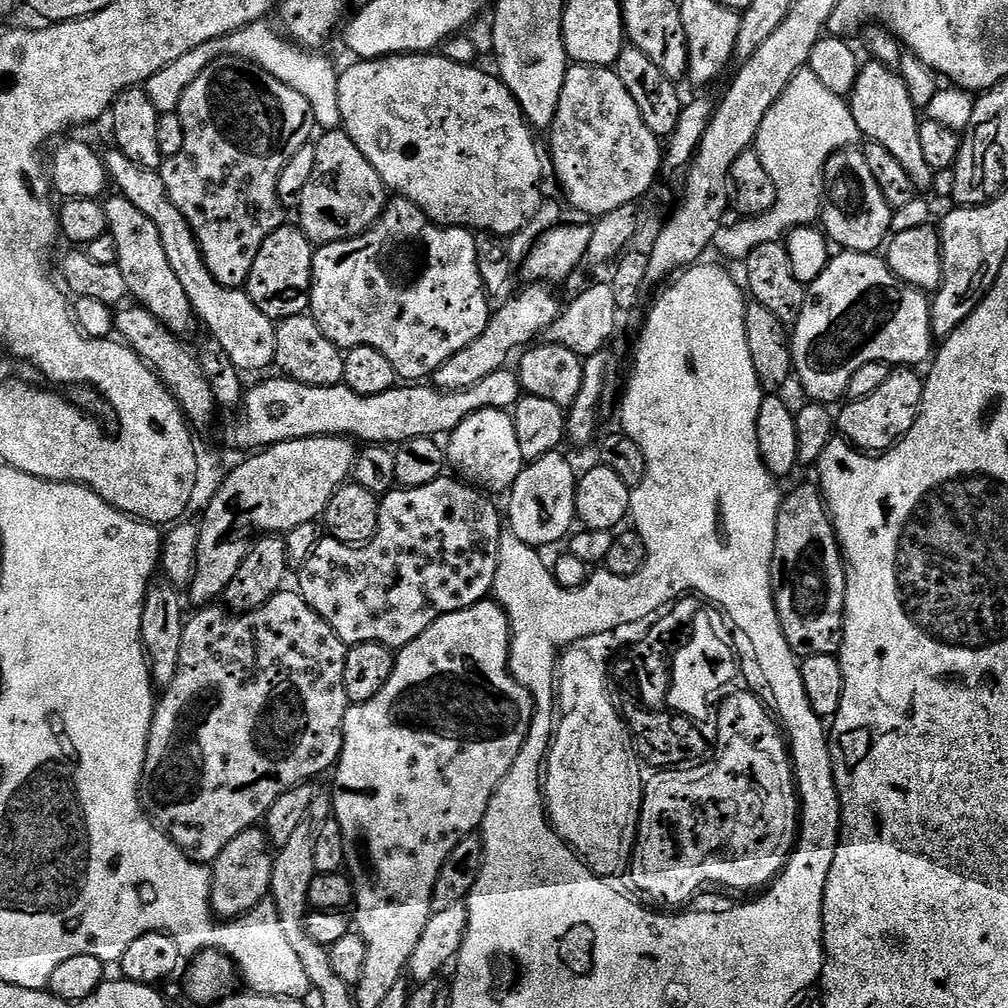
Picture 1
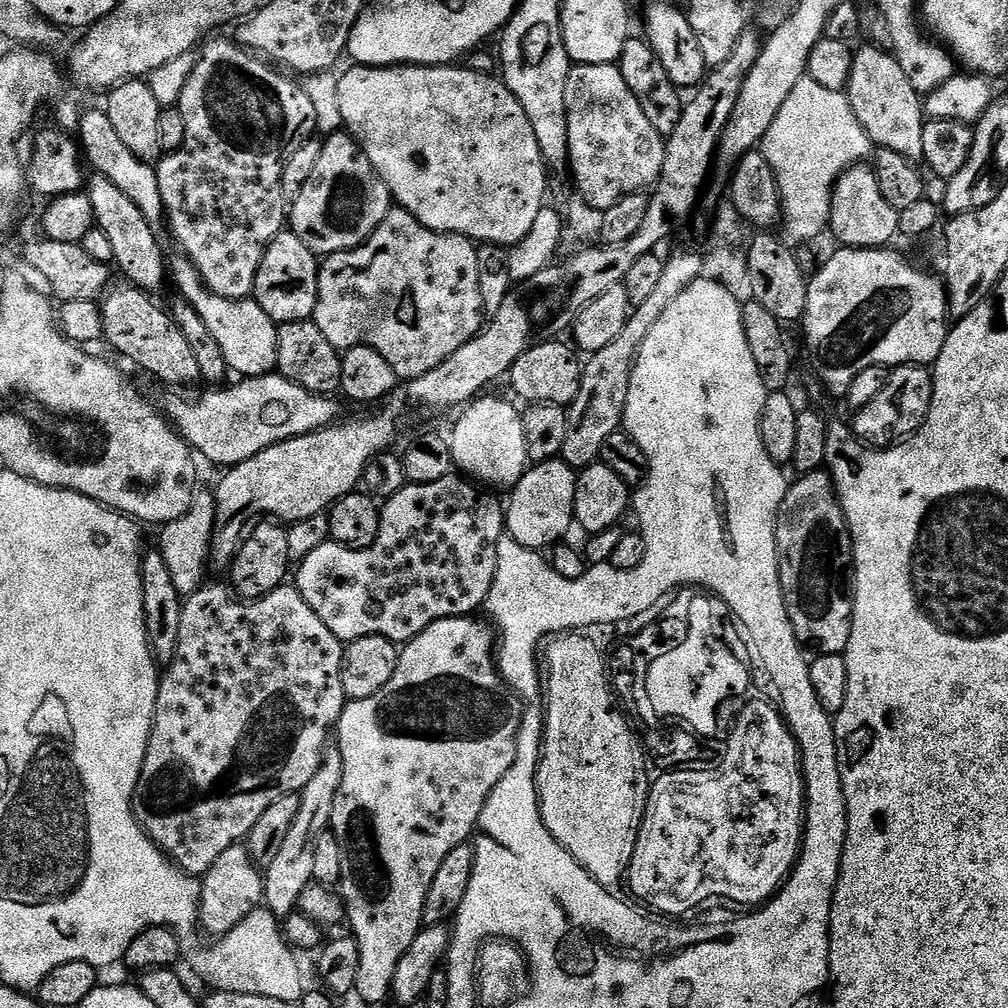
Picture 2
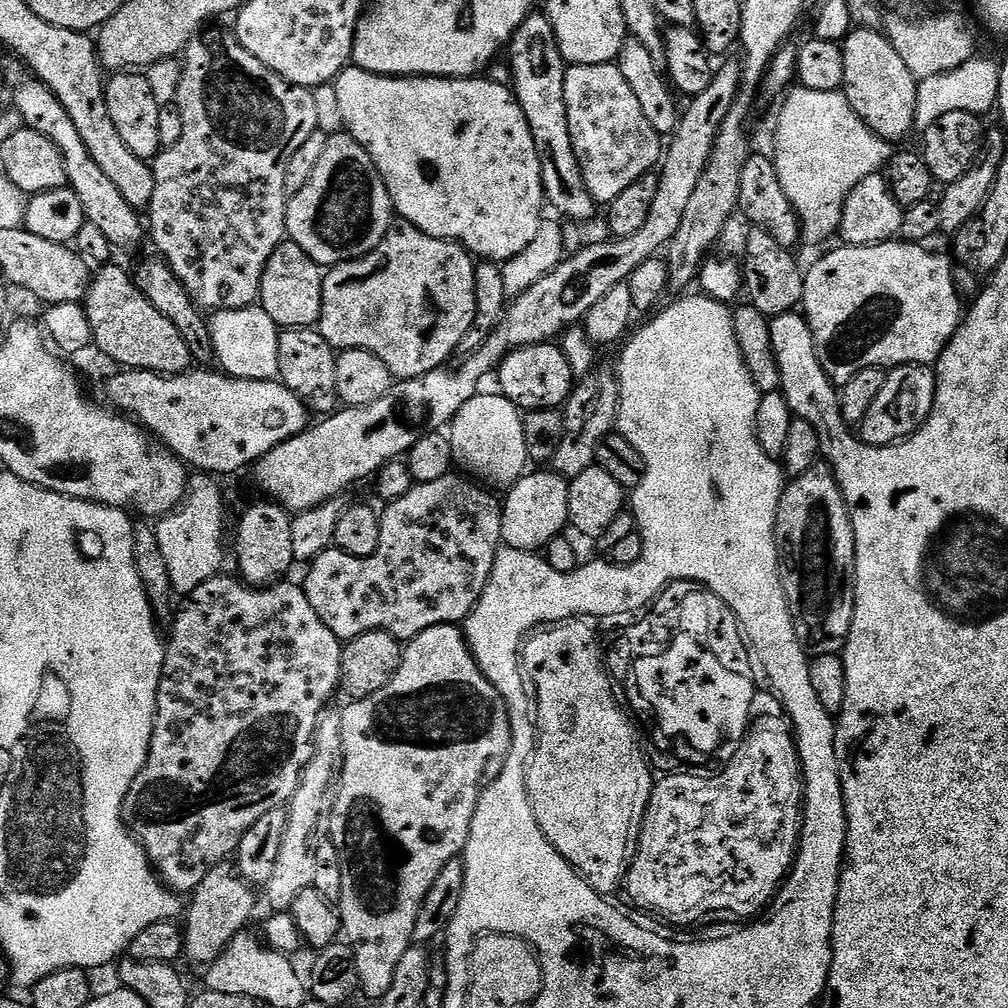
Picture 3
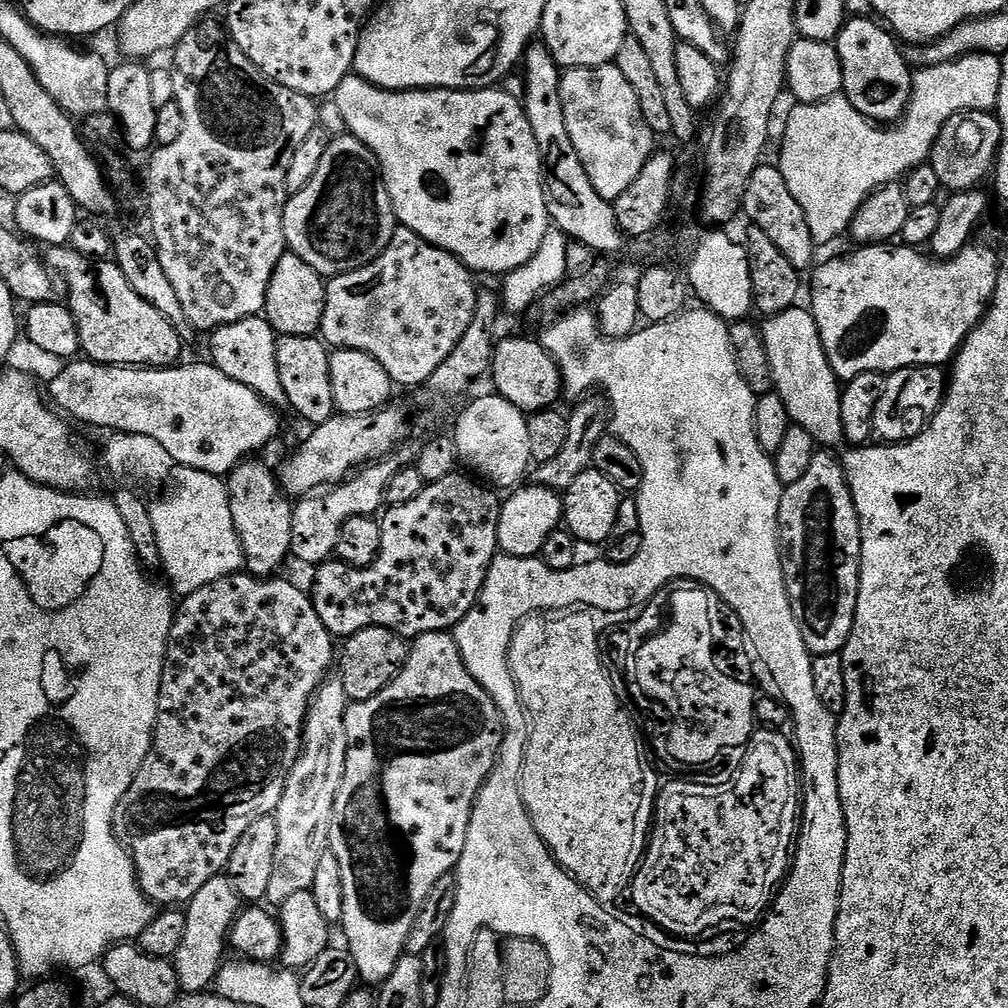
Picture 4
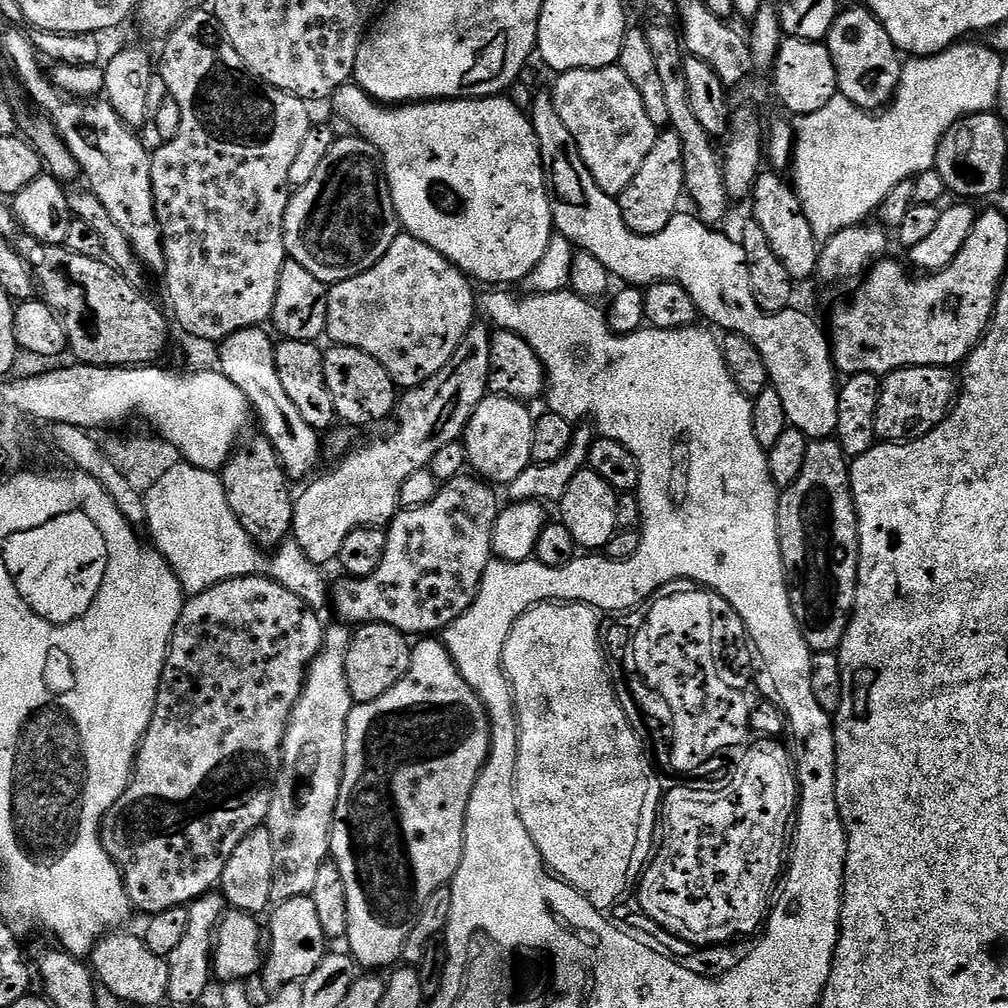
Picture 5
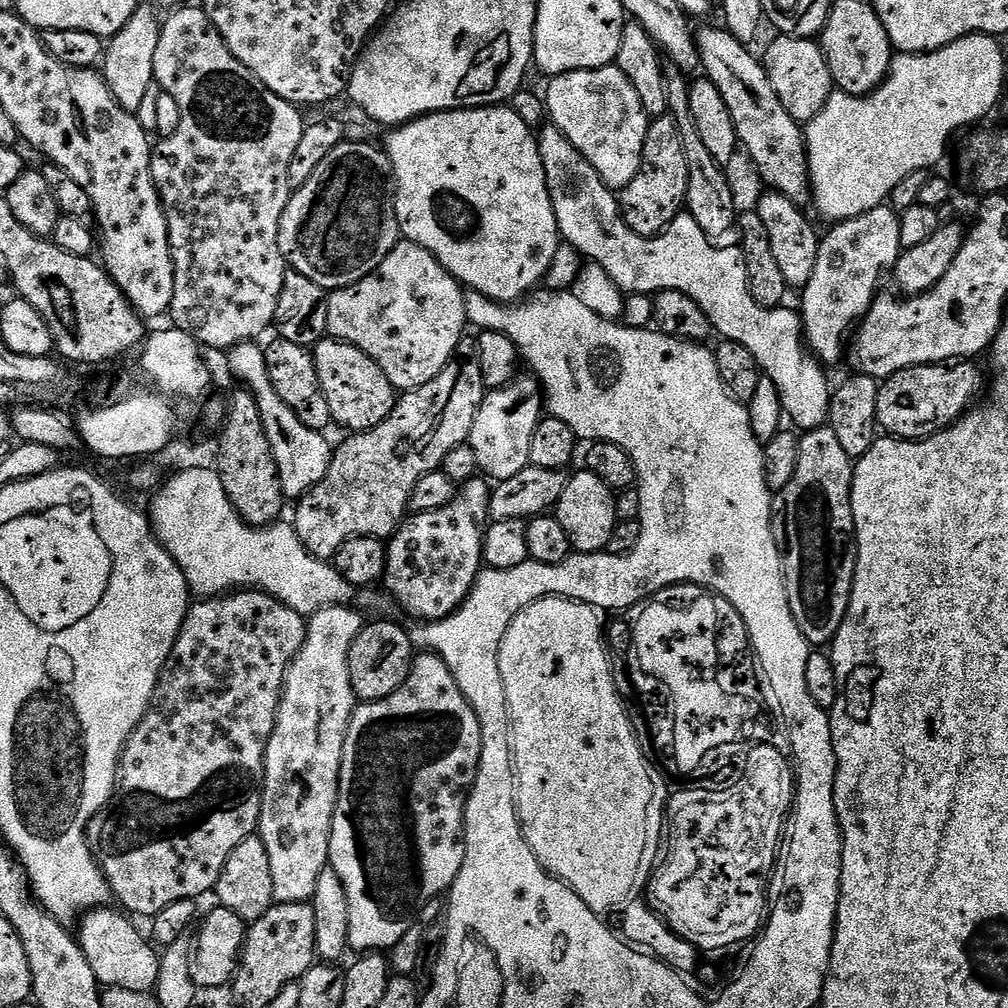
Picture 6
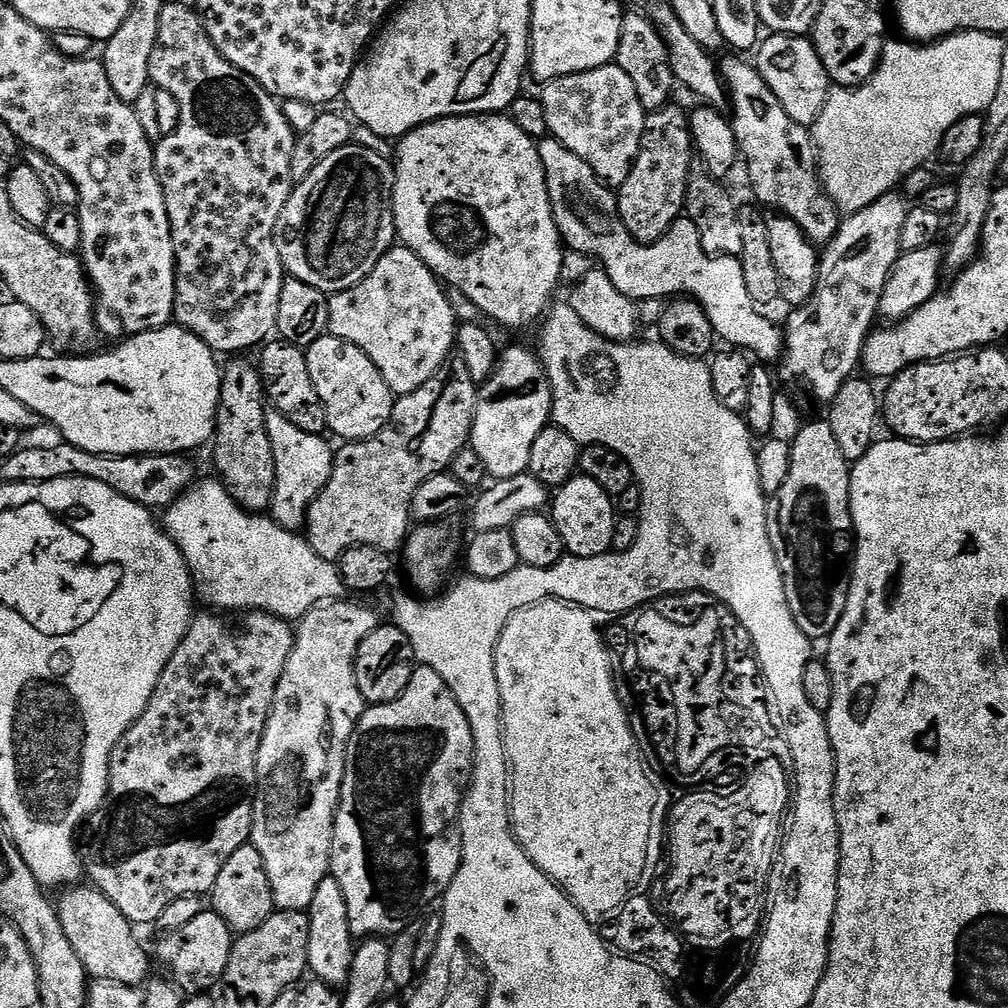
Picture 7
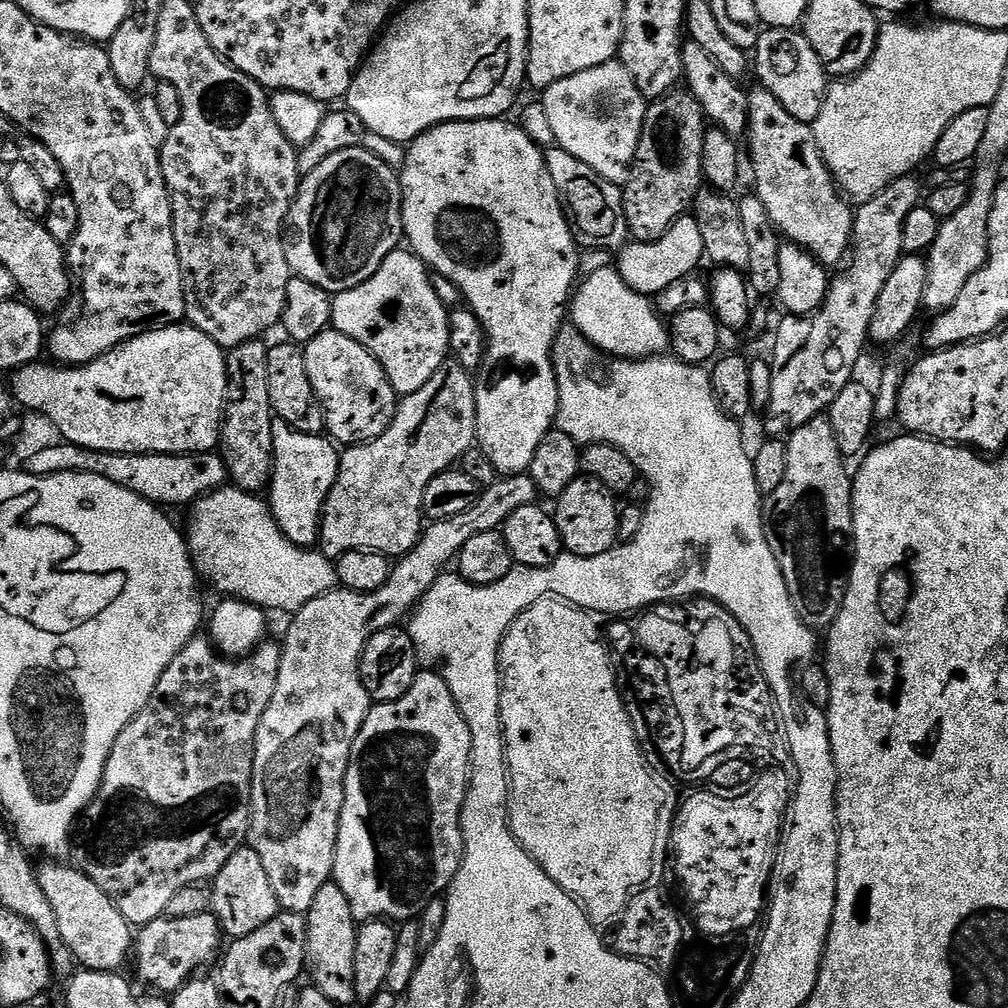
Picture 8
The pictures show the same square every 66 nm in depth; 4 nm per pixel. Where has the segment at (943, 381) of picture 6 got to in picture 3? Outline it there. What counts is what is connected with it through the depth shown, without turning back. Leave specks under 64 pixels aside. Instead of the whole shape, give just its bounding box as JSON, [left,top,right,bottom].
[858,364,936,448]

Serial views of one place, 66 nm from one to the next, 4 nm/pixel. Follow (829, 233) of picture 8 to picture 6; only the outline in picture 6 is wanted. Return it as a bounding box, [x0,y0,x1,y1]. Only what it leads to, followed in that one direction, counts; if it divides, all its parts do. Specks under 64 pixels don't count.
[695,27,810,206]

